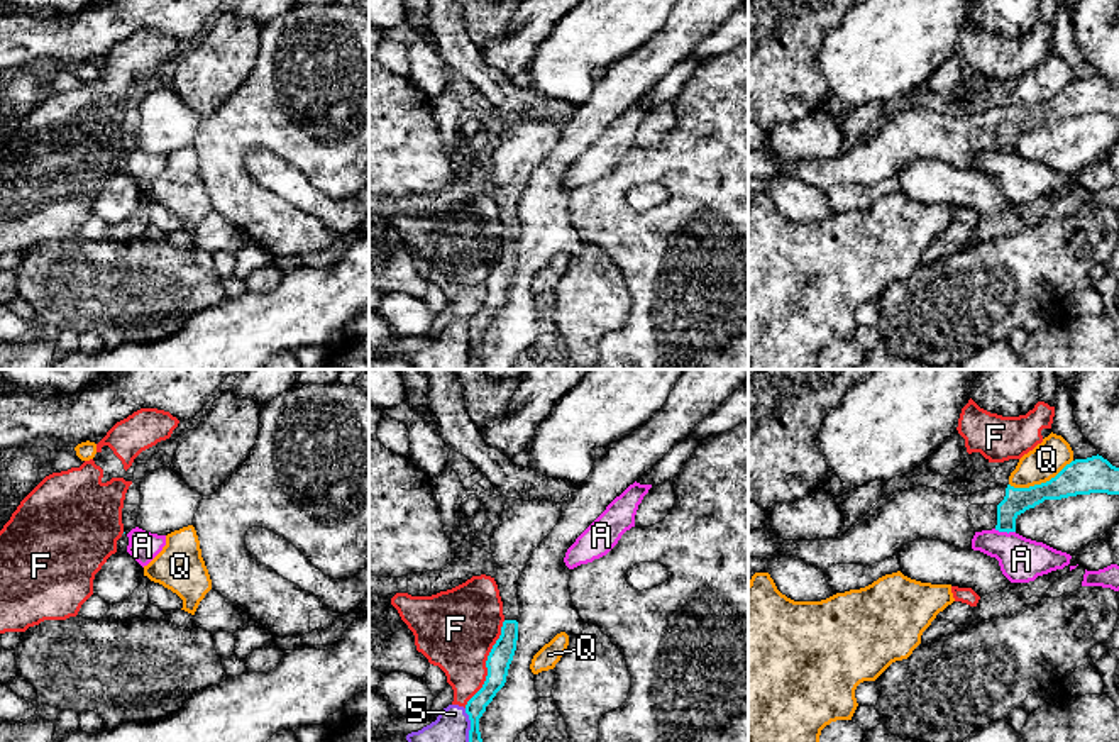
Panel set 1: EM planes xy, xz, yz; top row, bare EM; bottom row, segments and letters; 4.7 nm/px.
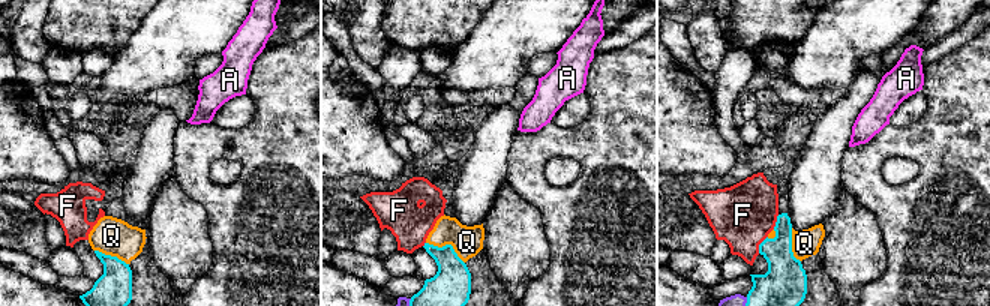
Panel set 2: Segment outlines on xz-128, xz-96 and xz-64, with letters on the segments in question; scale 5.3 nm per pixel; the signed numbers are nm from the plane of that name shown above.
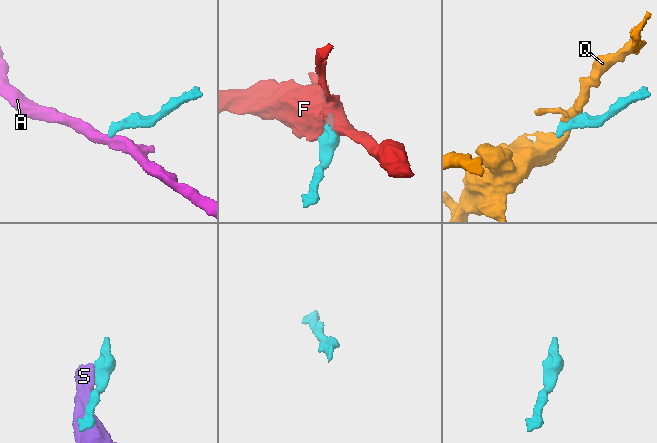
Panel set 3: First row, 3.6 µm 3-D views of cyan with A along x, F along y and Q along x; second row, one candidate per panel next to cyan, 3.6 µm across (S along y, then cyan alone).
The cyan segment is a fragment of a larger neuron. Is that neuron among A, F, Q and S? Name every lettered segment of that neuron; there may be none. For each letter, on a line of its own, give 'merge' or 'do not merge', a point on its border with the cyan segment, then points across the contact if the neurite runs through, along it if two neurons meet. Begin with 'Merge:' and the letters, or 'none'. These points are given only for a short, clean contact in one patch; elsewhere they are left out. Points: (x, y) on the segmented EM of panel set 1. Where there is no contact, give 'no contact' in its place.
Merge: none
A: do not merge; meets cyan in yz at (1004, 531); border along yz (994, 529), (1014, 532)
F: do not merge; meets cyan in xz at (486, 664); border along xz (505, 620), (486, 661), (486, 680), (464, 707)
Q: do not merge; meets cyan in yz at (1041, 483); border along yz (1072, 459), (1045, 481), (1028, 487), (1009, 485)
S: do not merge; meets cyan in xz at (471, 725)

